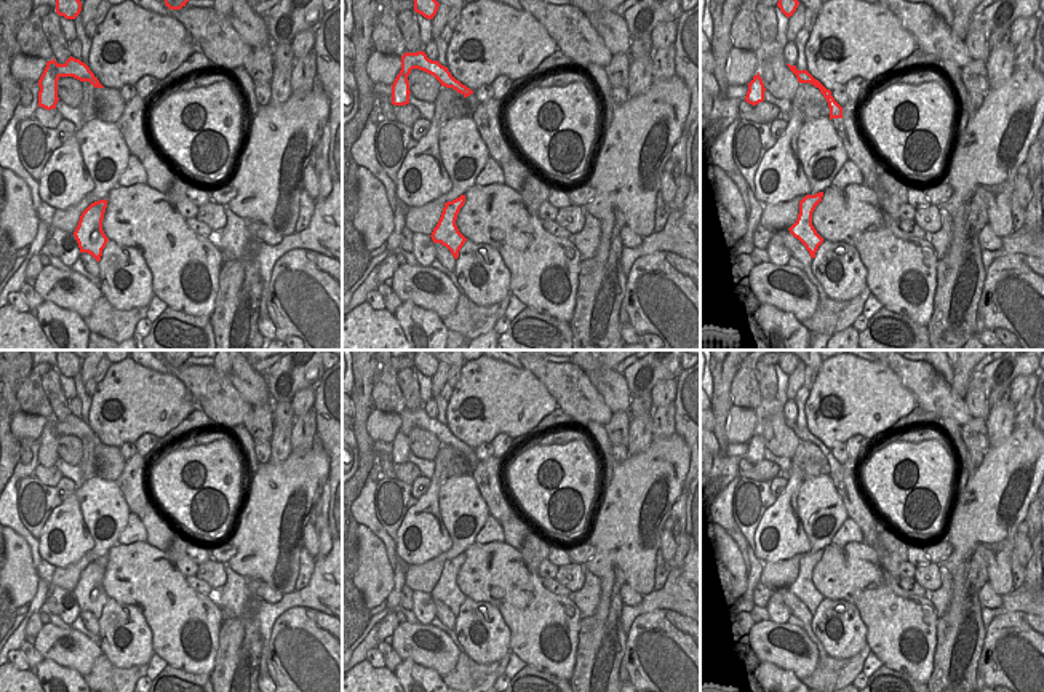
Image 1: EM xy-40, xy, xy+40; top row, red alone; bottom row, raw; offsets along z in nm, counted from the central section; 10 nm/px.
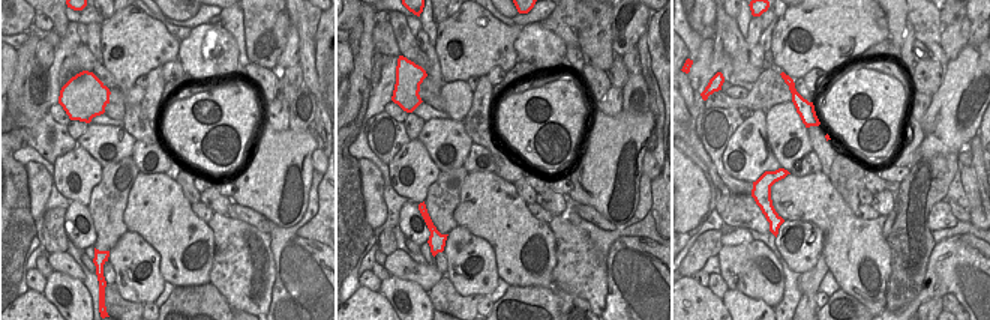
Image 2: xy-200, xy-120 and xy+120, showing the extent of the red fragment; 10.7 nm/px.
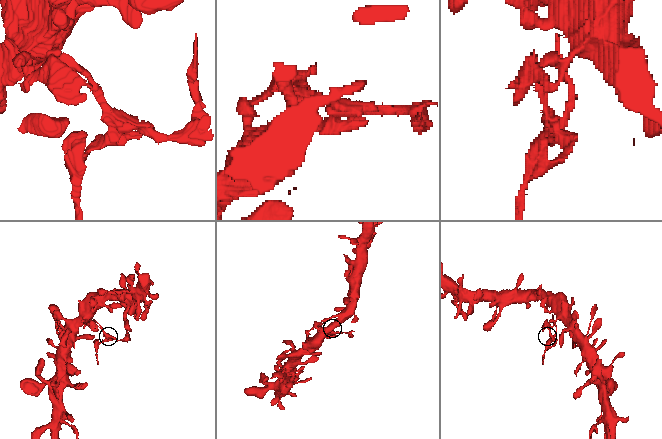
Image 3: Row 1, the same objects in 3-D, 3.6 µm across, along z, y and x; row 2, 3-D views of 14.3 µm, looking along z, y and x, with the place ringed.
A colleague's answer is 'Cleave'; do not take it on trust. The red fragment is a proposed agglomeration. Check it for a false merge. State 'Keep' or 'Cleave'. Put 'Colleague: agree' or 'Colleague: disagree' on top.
Colleague: agree
Cleave

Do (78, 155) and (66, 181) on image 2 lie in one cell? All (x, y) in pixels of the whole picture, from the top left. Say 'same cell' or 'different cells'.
same cell

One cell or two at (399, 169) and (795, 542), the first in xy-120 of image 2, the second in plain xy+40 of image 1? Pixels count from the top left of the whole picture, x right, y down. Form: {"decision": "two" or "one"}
{"decision": "one"}

